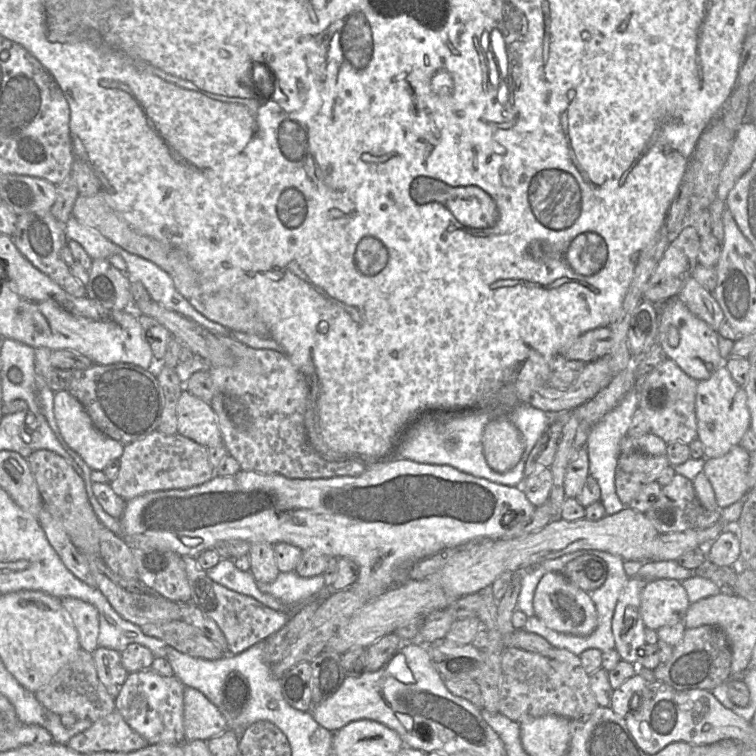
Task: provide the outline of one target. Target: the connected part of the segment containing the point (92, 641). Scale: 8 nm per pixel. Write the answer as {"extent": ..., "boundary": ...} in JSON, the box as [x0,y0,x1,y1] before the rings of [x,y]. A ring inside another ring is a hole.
{"extent":[60,597,99,654],"boundary":[[[64,597],[60,602],[77,630],[80,648],[93,654],[98,647],[99,633],[99,614],[96,607],[72,597]]]}

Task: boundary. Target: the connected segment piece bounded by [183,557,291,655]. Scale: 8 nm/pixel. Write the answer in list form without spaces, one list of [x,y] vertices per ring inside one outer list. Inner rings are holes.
[[[183,557],[183,561],[191,587],[190,602],[216,622],[227,640],[229,654],[237,655],[266,640],[290,620],[291,614],[287,611],[272,610],[255,598],[232,591],[210,579],[206,571],[199,566],[196,557]]]

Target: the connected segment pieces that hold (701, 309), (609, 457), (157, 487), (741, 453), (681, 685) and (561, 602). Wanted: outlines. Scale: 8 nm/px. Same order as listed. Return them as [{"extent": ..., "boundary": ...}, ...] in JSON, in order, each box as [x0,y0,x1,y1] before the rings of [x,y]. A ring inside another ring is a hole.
[{"extent":[677,277,725,332],"boundary":[[[691,277],[677,298],[684,303],[691,313],[718,332],[721,324],[725,321],[725,316],[711,291],[705,289]]]},{"extent":[586,388,638,515],"boundary":[[[632,388],[620,401],[620,403],[595,424],[588,435],[586,447],[589,458],[589,474],[595,478],[601,489],[601,498],[606,515],[613,515],[623,510],[625,506],[616,493],[615,471],[619,457],[619,446],[622,438],[627,435],[632,417],[638,409],[638,392]]]},{"extent":[109,430,215,500],"boundary":[[[156,430],[124,446],[119,472],[109,484],[114,493],[125,500],[150,492],[188,489],[209,481],[215,475],[207,448],[178,433],[164,435]]]},{"extent":[703,444,750,509],"boundary":[[[740,444],[726,454],[705,460],[703,472],[707,476],[720,509],[743,501],[748,493],[750,452]]]},{"extent":[653,625,732,691],"boundary":[[[714,625],[686,629],[682,640],[673,647],[670,659],[653,670],[655,680],[677,691],[701,689],[712,691],[731,678],[732,648],[725,632]]]},{"extent":[533,572,597,636],"boundary":[[[549,572],[541,578],[535,590],[533,608],[535,616],[545,626],[562,634],[589,636],[597,627],[597,611],[589,594],[568,581],[561,572]]]}]

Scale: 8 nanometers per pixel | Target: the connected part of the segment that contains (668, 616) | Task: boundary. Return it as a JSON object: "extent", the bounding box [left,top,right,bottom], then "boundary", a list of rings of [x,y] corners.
{"extent":[640,579,690,630],"boundary":[[[655,579],[646,583],[640,596],[646,628],[658,630],[683,621],[690,602],[681,581]]]}

